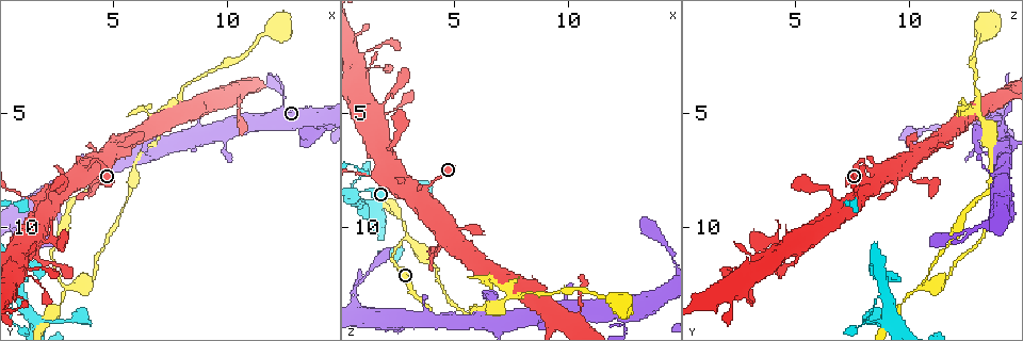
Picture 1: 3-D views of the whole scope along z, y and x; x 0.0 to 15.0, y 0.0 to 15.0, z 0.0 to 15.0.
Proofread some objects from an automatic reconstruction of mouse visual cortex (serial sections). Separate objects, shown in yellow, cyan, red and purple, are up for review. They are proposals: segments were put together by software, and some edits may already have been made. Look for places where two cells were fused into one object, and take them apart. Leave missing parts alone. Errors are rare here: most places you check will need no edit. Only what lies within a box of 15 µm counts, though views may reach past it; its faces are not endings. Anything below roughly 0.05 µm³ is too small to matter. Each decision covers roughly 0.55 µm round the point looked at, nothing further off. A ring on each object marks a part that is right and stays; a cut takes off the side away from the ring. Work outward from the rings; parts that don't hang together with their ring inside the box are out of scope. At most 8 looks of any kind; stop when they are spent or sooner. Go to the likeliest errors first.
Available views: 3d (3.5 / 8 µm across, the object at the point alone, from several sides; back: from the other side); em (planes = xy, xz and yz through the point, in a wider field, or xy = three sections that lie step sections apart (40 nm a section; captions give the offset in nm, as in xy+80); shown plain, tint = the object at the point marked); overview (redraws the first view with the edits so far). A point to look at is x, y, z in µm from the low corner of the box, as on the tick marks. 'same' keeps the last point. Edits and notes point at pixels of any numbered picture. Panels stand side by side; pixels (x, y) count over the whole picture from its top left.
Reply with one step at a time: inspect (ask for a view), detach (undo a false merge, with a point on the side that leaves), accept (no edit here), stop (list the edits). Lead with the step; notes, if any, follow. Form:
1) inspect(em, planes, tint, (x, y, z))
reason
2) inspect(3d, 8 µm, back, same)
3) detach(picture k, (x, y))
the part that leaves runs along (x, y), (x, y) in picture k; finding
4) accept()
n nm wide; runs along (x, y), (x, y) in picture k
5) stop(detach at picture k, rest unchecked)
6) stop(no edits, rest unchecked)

inspect(3d, 8 µm, (2.9, 12.6, 10.5))
a fork

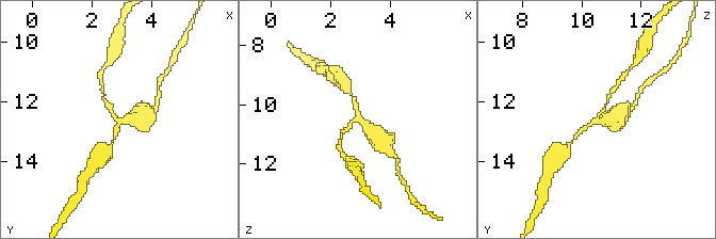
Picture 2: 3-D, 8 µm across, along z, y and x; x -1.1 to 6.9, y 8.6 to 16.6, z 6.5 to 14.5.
inspect(3d, 3.5 µm, (2.8, 12.6, 10.5))
closer look

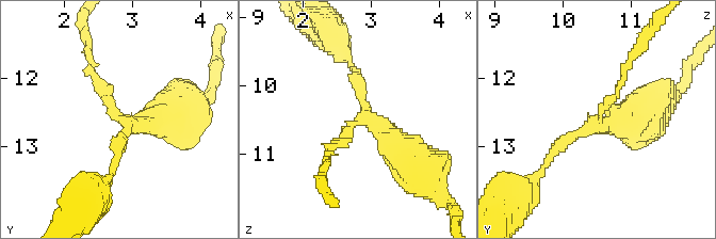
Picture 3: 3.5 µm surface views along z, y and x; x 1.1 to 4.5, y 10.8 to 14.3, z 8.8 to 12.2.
inspect(em, planes, tint, (2.95, 12.65, 10.55))
need the tissue

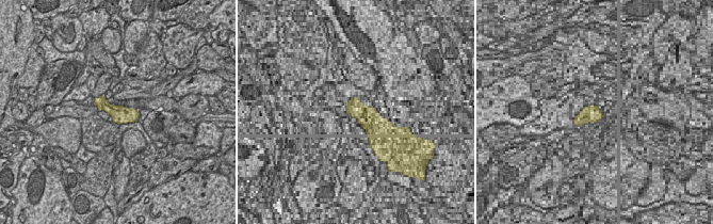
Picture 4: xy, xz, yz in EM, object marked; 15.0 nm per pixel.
accept()
runs along (90, 69), (126, 123), (175, 112) in picture 3; all the same cell

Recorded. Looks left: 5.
inspect(3d, 3.5 µm, (6.4, 6.7, 13.7))
abrupt turn

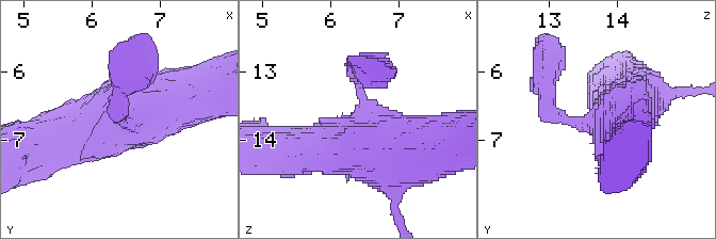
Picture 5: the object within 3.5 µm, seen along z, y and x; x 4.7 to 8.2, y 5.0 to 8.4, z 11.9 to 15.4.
accept()
runs along (192, 99), (126, 115), (58, 145) in picture 5; continuous, no second cell

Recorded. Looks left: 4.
inspect(3d, 3.5 µm, (7.4, 4.9, 13.1))
a fork

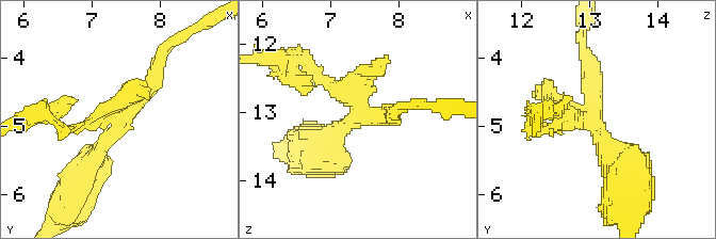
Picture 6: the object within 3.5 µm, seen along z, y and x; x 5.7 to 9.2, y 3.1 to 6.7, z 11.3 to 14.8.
inspect(em, xy, step 3, tint, (7.40, 4.95, 13.05))

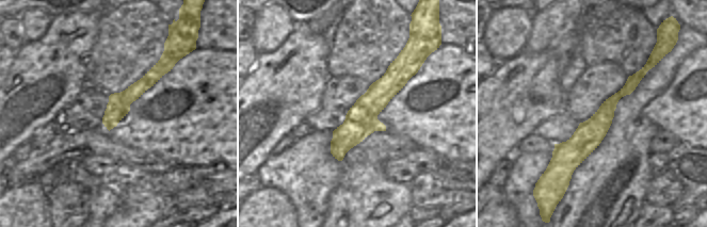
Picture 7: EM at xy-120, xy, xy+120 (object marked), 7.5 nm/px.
accept()
runs along (644, 69), (566, 159), (566, 178) in picture 7; continuous, no second cell

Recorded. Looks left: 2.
stop(no edits, rest unchecked)

